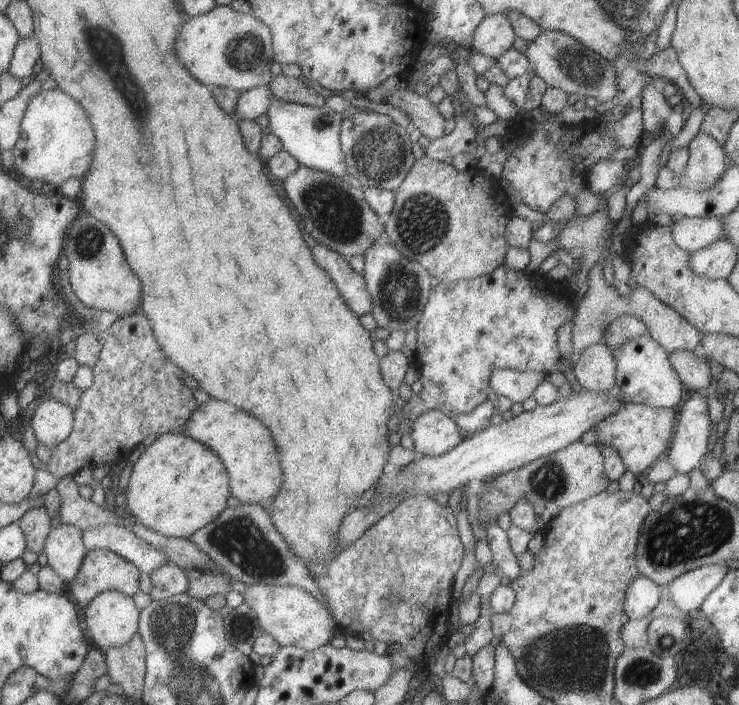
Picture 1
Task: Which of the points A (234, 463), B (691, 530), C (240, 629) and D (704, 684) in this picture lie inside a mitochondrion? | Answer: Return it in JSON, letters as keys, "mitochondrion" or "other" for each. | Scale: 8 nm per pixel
{"A":"other","B":"mitochondrion","C":"mitochondrion","D":"other"}

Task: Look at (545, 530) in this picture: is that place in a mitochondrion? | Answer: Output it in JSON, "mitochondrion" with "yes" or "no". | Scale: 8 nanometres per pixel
{"mitochondrion":"no"}

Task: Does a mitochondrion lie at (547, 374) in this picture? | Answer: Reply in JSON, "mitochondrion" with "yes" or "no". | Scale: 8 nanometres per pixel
{"mitochondrion":"no"}

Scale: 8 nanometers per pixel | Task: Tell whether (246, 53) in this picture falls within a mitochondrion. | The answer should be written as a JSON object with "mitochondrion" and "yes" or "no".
{"mitochondrion":"yes"}

